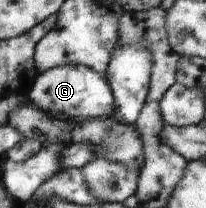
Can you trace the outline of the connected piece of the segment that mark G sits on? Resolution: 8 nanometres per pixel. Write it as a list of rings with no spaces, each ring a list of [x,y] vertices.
[[[56,66],[38,75],[26,96],[38,109],[70,120],[94,120],[114,115],[115,97],[106,75],[88,66]]]

